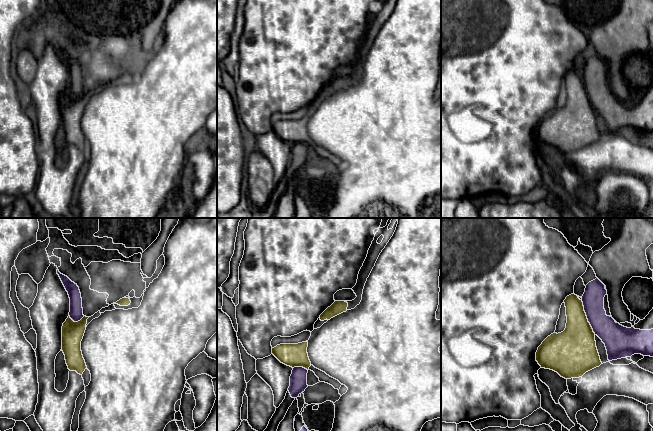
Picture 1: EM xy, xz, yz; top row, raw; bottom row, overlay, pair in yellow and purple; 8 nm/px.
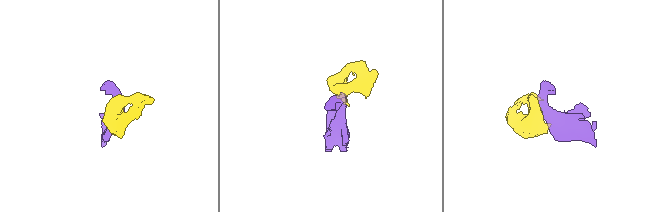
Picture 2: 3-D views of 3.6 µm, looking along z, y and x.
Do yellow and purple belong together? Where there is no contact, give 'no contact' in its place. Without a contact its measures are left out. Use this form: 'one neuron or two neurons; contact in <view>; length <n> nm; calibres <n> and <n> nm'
one neuron; contact in yz; length 300 nm; calibres 320 and 200 nm

